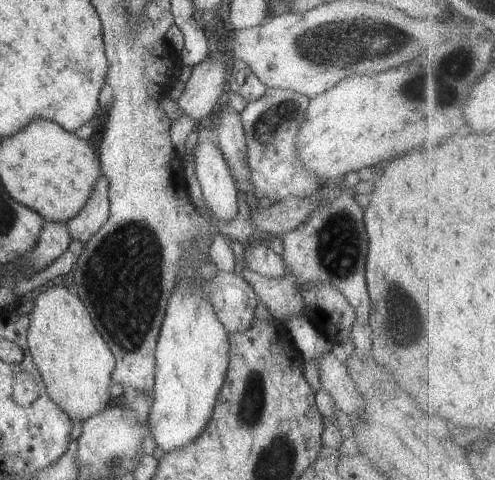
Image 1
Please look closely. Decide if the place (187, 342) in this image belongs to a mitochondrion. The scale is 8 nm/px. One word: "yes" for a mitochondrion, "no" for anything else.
no

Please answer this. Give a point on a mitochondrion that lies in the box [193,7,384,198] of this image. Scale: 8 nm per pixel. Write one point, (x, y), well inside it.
(266, 128)

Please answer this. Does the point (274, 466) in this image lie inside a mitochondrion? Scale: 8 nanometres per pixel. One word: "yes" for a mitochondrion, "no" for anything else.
yes

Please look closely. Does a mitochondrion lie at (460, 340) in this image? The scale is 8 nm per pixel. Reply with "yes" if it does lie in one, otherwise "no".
no

